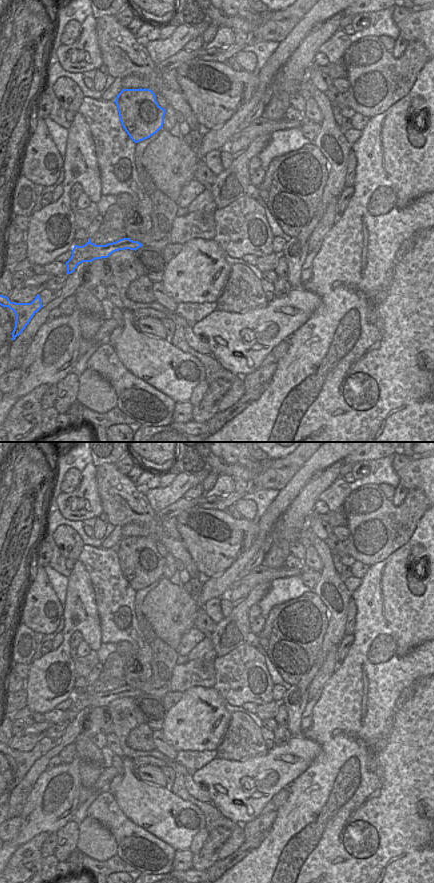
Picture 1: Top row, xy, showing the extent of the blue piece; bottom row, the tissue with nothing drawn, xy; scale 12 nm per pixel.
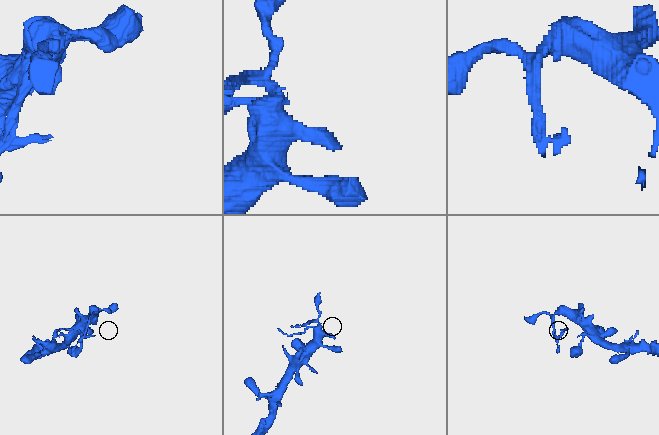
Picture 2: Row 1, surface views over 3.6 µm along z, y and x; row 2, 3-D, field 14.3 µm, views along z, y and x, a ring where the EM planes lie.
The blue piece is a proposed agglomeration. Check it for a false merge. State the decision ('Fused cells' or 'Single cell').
Fused cells

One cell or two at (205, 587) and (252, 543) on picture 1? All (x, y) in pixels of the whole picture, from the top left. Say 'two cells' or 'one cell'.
one cell

